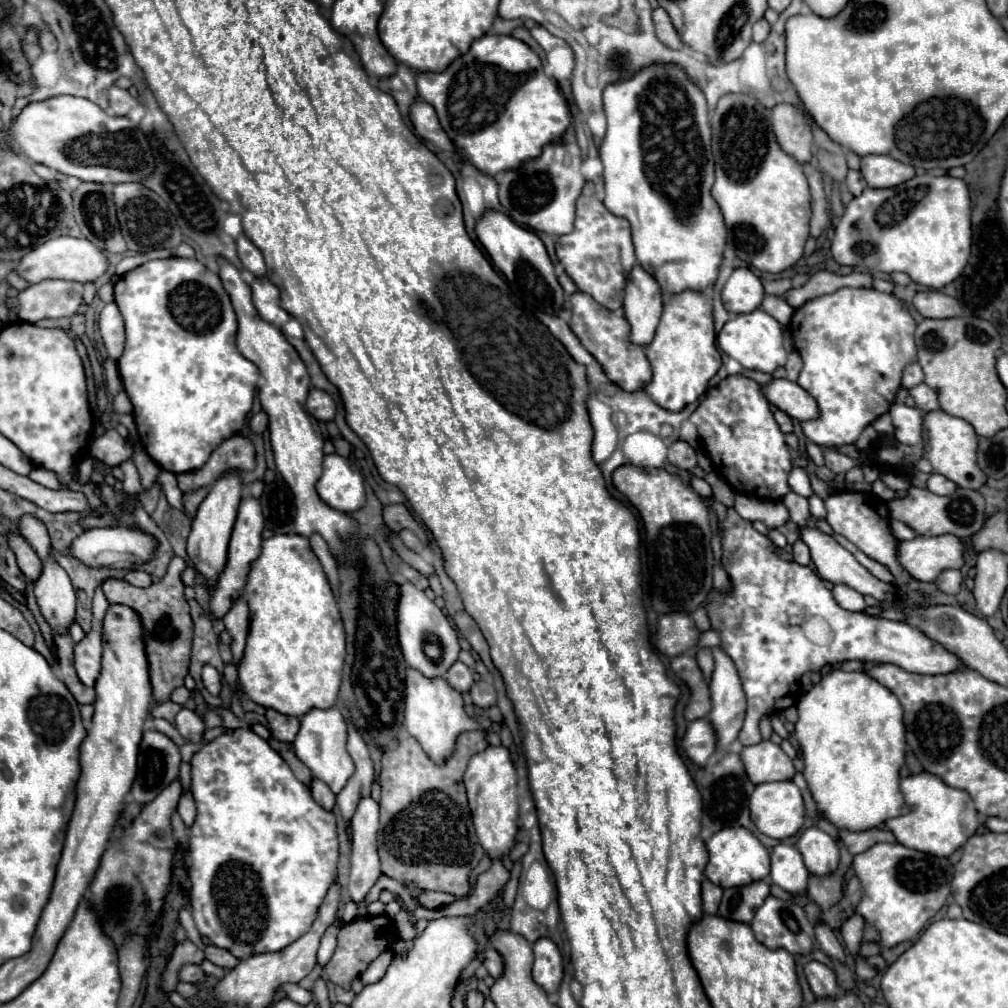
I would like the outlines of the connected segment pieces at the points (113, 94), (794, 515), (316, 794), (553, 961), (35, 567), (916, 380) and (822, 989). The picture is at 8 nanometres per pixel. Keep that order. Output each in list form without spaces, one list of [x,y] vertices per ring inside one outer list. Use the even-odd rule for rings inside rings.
[[[118,85],[110,87],[110,107],[114,109],[116,115],[126,115],[136,105],[138,101],[126,89],[120,89]]]
[[[786,493],[782,497],[782,503],[784,507],[790,511],[790,521],[798,523],[799,526],[804,526],[808,523],[810,519],[810,511],[808,511],[808,499],[796,495],[796,493]]]
[[[314,777],[310,789],[312,789],[312,797],[314,797],[324,809],[330,809],[330,811],[332,811],[334,803],[336,803],[336,795],[332,795],[330,787],[328,787],[324,781],[320,781],[320,779]]]
[[[548,937],[538,939],[534,945],[534,967],[532,977],[534,981],[544,987],[546,993],[556,993],[562,981],[562,957],[556,943]]]
[[[8,533],[8,545],[10,545],[10,549],[16,555],[20,571],[30,581],[36,581],[38,575],[40,575],[40,571],[42,571],[42,567],[40,567],[40,561],[36,559],[36,553],[32,551],[32,547],[28,547],[28,543],[20,535],[16,535],[16,533]]]
[[[912,363],[904,369],[904,377],[902,377],[902,387],[906,389],[912,389],[916,385],[924,383],[924,373],[922,373],[922,367],[918,363]]]
[[[818,961],[806,963],[804,965],[804,975],[806,975],[808,985],[812,987],[814,995],[836,995],[838,993],[836,975],[824,963],[818,963]]]

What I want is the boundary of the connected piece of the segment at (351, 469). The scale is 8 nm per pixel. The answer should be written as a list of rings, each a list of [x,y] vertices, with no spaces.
[[[338,453],[324,457],[324,471],[316,483],[316,489],[324,503],[344,513],[360,509],[366,501],[364,477],[360,469]]]

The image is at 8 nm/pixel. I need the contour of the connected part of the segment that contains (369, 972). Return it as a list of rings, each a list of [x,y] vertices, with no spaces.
[[[386,949],[386,951],[382,951],[370,965],[368,965],[368,969],[360,975],[360,979],[362,979],[362,983],[364,985],[368,985],[368,983],[376,983],[376,981],[380,981],[382,977],[384,977],[384,971],[388,969],[388,963],[392,961],[392,953]]]

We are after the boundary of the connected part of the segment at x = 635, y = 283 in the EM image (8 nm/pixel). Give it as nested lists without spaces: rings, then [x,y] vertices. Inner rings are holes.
[[[638,263],[626,281],[624,315],[632,327],[630,339],[636,345],[648,345],[654,339],[662,315],[662,291],[658,281]]]

